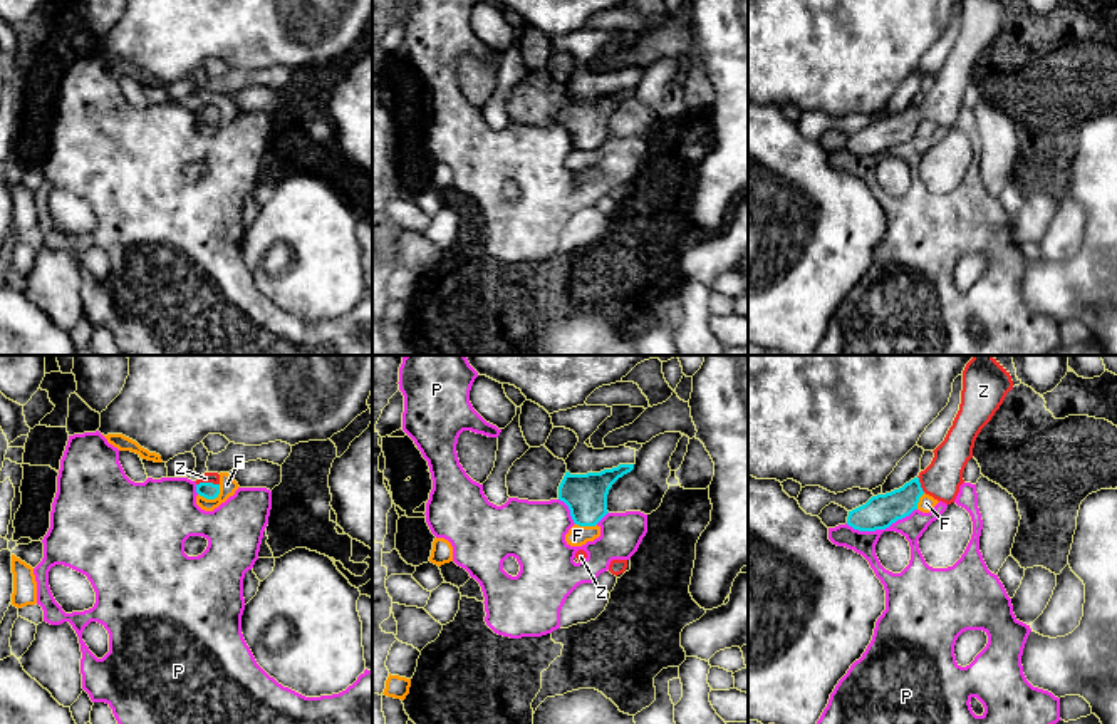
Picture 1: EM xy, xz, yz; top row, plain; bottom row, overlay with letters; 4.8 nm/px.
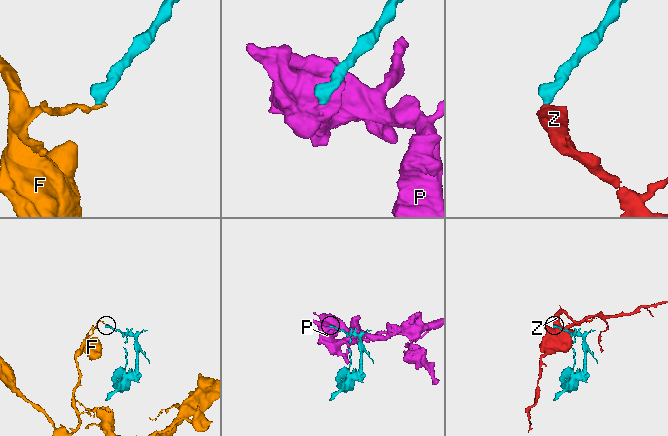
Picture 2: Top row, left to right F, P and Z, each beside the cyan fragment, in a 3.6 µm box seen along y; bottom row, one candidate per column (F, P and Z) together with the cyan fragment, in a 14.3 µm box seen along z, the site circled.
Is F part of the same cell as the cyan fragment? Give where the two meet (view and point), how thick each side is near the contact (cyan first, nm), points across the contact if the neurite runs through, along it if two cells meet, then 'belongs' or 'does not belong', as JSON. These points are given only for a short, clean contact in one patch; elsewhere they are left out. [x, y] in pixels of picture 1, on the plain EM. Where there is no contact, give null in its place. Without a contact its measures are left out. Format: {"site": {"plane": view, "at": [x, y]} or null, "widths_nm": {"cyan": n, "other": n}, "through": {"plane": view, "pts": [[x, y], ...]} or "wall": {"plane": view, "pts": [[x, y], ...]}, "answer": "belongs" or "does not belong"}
{"site": {"plane": "xy", "at": [212, 123]}, "widths_nm": {"cyan": 80, "other": 80}, "wall": {"plane": "xy", "pts": [[220, 109], [220, 116], [213, 123], [203, 123], [198, 118]]}, "answer": "does not belong"}

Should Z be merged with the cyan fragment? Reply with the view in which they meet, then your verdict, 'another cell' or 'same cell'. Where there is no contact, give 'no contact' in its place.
contact in xy; same cell

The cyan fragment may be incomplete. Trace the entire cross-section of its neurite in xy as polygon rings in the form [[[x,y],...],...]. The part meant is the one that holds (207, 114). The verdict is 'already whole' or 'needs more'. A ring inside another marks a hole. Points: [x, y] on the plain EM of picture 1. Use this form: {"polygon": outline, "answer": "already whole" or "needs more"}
{"polygon": [[[205,97],[196,106],[196,117],[206,124],[215,124],[220,119],[220,99]]], "answer": "needs more"}

